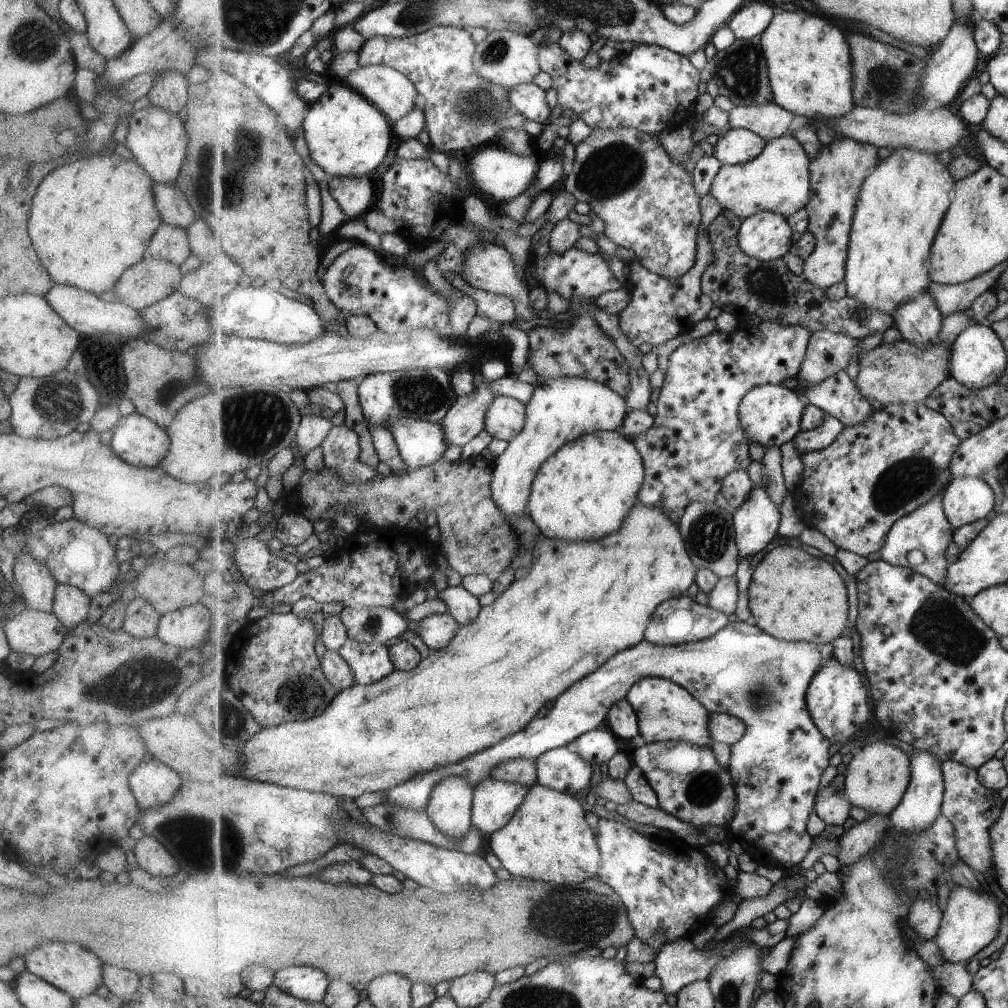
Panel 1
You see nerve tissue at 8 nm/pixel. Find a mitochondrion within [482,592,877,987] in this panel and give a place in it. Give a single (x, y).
(541, 910)

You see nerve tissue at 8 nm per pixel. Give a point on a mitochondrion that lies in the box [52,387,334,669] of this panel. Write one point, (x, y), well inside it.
(253, 422)

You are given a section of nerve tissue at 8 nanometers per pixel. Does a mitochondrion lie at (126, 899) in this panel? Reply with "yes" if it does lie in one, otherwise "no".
no

